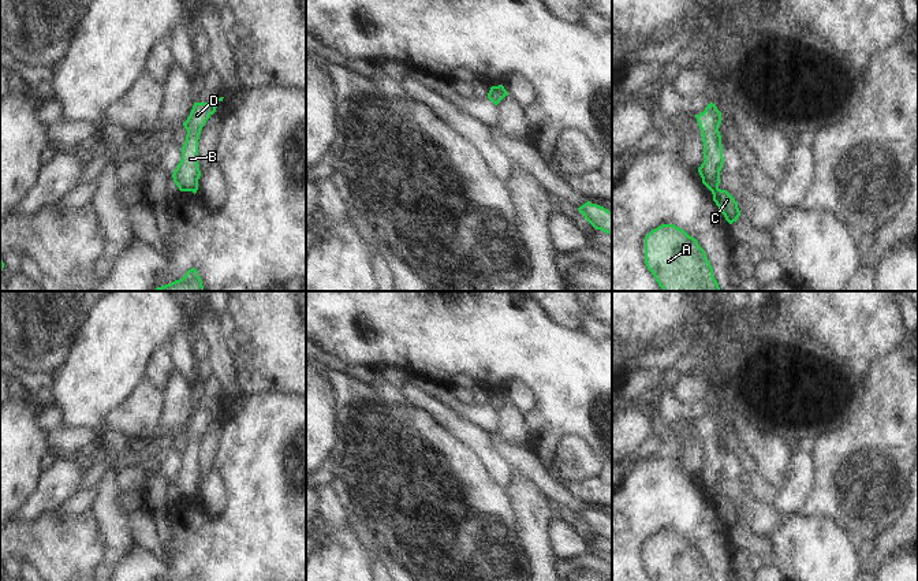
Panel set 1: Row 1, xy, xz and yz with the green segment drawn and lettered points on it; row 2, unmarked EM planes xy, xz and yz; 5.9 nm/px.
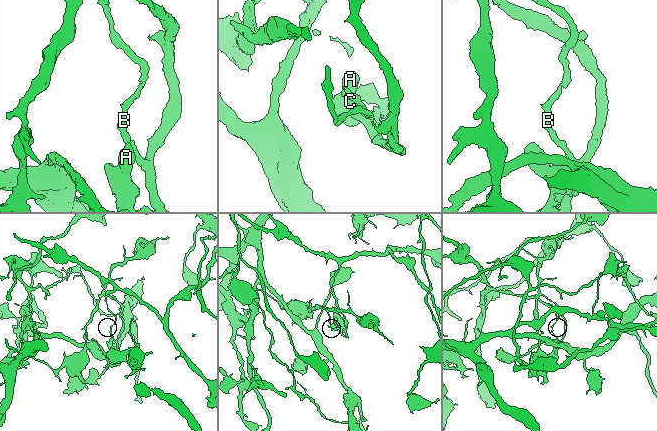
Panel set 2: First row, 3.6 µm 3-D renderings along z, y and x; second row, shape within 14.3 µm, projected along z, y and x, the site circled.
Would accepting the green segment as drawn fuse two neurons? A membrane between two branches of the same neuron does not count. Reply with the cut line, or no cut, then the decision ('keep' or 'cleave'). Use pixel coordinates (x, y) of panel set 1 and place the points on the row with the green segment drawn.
cut yz (717, 187), (712, 192); cleave

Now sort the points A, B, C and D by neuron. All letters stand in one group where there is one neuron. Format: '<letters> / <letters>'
A C / B D

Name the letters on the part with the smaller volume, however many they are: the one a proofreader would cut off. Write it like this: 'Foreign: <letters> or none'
Foreign: A, C

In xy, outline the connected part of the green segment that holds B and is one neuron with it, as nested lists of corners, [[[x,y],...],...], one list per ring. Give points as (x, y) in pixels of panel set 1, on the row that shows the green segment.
[[[224,97],[213,98],[208,103],[194,103],[190,116],[183,123],[187,130],[184,145],[182,146],[182,160],[172,174],[173,182],[180,191],[197,191],[201,176],[198,164],[198,139],[206,120],[216,112],[217,103]]]

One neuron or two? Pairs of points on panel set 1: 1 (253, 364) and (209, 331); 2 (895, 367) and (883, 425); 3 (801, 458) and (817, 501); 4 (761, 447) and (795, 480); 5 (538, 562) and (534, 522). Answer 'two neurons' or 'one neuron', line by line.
1: two neurons
2: one neuron
3: two neurons
4: two neurons
5: one neuron

